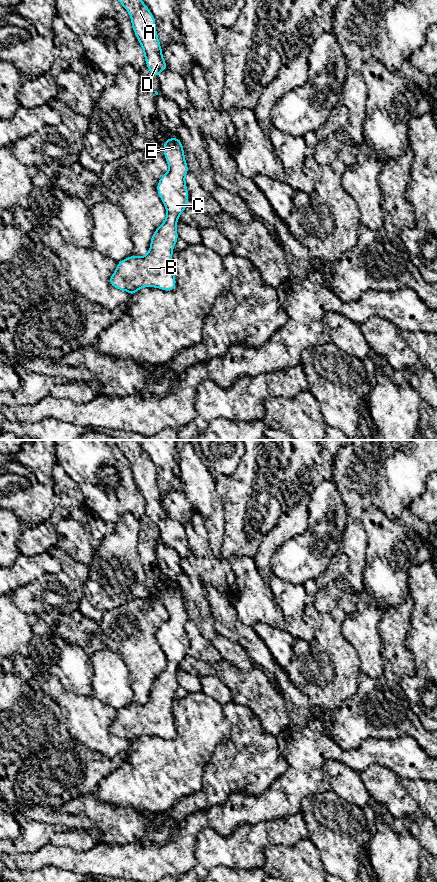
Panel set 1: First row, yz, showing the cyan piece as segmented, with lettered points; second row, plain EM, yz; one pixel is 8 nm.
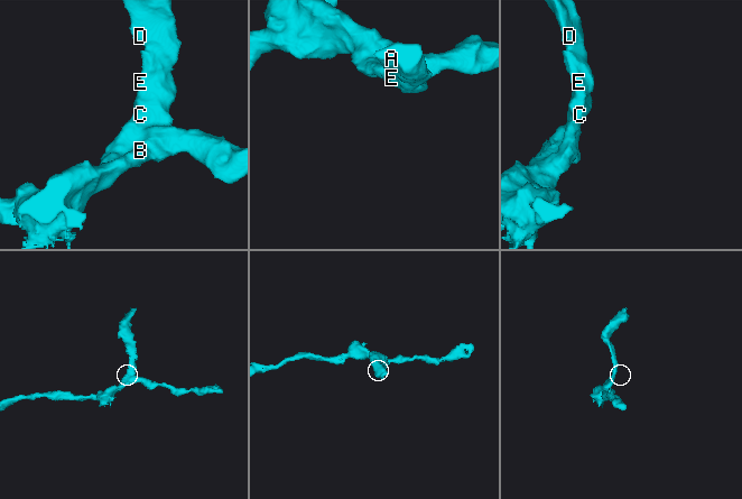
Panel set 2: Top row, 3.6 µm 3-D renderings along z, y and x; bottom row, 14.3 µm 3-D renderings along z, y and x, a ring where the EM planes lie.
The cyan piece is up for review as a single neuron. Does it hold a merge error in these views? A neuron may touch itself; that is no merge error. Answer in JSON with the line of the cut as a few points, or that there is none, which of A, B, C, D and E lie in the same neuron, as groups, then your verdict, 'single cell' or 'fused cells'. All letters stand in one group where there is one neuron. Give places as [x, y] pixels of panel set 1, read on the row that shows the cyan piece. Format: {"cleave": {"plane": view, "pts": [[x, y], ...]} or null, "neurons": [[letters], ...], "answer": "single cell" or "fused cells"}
{"cleave": null, "neurons": [["A", "B", "C", "D", "E"]], "answer": "single cell"}

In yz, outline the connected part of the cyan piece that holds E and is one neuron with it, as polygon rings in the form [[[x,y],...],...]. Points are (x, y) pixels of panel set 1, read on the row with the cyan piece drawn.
[[[168,137],[163,148],[169,171],[159,179],[156,189],[166,207],[166,219],[154,231],[149,252],[143,257],[132,255],[119,261],[109,278],[112,287],[127,291],[132,297],[143,287],[164,291],[176,288],[172,256],[179,238],[176,224],[181,213],[187,209],[189,199],[185,182],[189,168],[179,137]]]

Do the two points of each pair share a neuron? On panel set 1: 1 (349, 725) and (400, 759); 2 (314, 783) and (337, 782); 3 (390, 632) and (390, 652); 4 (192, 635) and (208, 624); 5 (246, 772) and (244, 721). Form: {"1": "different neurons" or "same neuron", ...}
{"1": "different neurons", "2": "different neurons", "3": "same neuron", "4": "different neurons", "5": "same neuron"}

